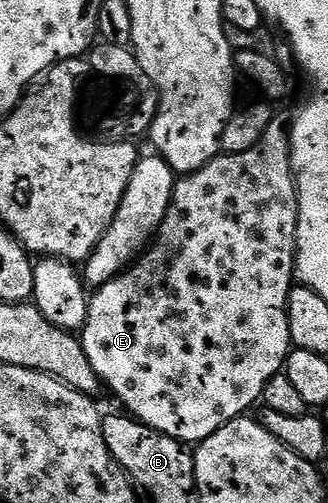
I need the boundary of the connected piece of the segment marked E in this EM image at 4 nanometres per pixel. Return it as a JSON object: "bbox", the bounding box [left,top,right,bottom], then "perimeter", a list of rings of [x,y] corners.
{"bbox":[80,117,298,445],"perimeter":[[[275,117],[272,125],[244,153],[235,155],[219,154],[208,165],[191,175],[181,176],[175,182],[172,201],[164,221],[160,225],[156,238],[148,250],[121,275],[97,288],[90,299],[90,312],[86,326],[80,332],[82,348],[92,361],[92,369],[101,377],[105,390],[111,391],[138,422],[178,440],[183,445],[203,443],[212,433],[216,433],[233,419],[241,419],[255,402],[261,400],[264,389],[272,377],[276,377],[285,368],[286,356],[292,350],[286,302],[290,288],[295,282],[294,253],[298,250],[298,187],[294,184],[294,166],[290,160],[290,127],[282,124],[282,119]]]}

